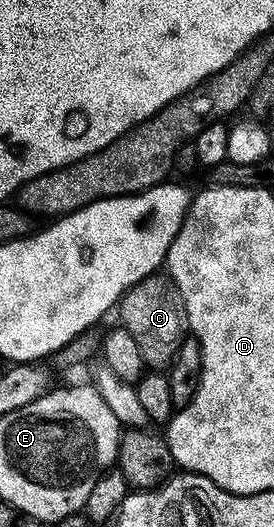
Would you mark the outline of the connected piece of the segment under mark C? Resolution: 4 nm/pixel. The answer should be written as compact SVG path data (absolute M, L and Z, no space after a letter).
M146 278L128 293L123 327L135 338L144 367L150 373L168 373L179 358L186 336L191 332L191 321L183 290L172 278Z

